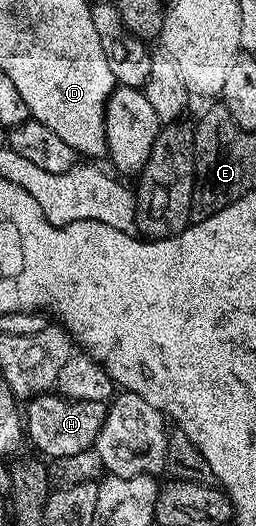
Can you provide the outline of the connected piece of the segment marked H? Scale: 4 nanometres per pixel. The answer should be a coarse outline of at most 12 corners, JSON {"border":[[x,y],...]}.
{"border":[[33,397],[24,432],[55,460],[92,448],[101,400]]}

